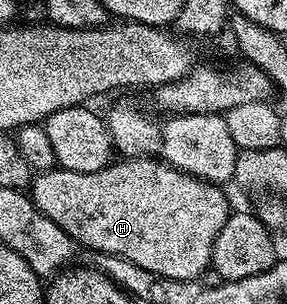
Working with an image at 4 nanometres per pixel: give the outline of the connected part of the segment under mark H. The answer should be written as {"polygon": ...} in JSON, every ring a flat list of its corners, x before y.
{"polygon":[[151,156,116,160,98,172,70,172,69,170,59,168,55,170,41,170,30,182,30,197,33,204,46,216,50,216,50,220,54,220,54,224,58,224,58,228,62,228,62,232,70,235,81,247,89,246,92,252,96,254,113,254,119,258,125,258,126,260,130,260,130,264,138,264,138,268,146,268,146,272,154,272,163,278,182,280,183,282,197,281,203,275,204,271,211,267,214,240,218,240,218,232,222,232,222,224,226,224,230,213,228,198,220,190,223,189,217,183,207,182,201,178,190,176,186,172,182,172,178,168,160,161,159,158]]}

